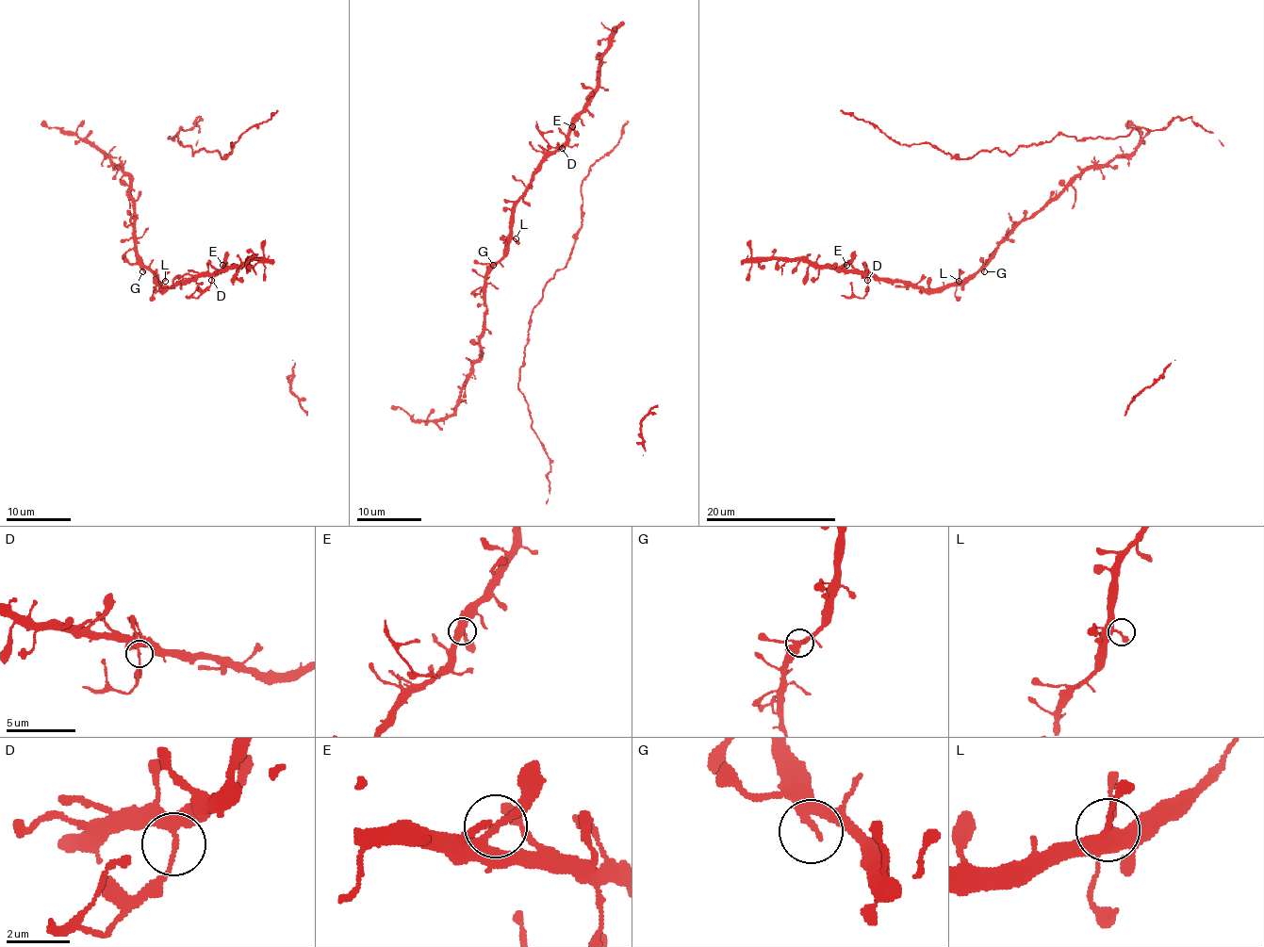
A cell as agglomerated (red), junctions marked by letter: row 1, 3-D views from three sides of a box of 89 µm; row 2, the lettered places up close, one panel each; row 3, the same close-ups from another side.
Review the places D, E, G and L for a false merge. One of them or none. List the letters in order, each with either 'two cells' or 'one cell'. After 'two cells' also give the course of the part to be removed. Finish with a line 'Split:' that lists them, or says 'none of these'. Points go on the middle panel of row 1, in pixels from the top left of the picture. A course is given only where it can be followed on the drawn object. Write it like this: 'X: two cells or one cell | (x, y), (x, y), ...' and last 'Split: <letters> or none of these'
D: two cells | (561, 148), (553, 148), (543, 138), (545, 133), (553, 131)
E: one cell
G: one cell
L: one cell
Split: D

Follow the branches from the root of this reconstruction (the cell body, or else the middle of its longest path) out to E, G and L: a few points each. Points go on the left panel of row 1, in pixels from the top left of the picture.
E: (124, 160), (136, 218), (135, 254), (159, 284), (171, 289), (218, 272), (222, 265)
G: (124, 160), (123, 171), (130, 177), (130, 196), (136, 218), (135, 256), (142, 271)
L: (124, 160), (123, 171), (130, 177), (130, 196), (136, 218), (135, 254), (159, 281), (165, 281)

